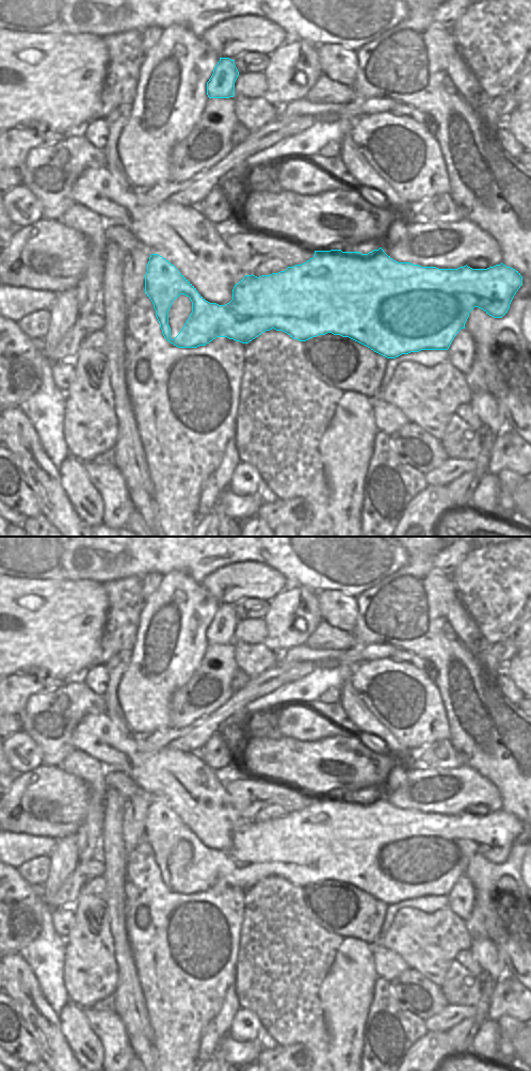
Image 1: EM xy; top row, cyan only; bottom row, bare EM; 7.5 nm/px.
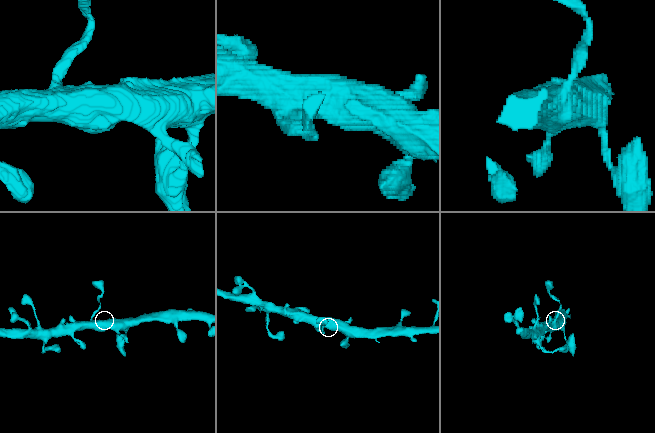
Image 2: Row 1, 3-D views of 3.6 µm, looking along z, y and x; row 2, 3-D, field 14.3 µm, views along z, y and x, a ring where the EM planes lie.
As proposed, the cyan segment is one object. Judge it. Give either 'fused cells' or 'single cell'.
single cell

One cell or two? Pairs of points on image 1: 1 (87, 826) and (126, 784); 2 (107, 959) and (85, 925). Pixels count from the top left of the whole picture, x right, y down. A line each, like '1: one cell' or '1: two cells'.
1: two cells
2: one cell

